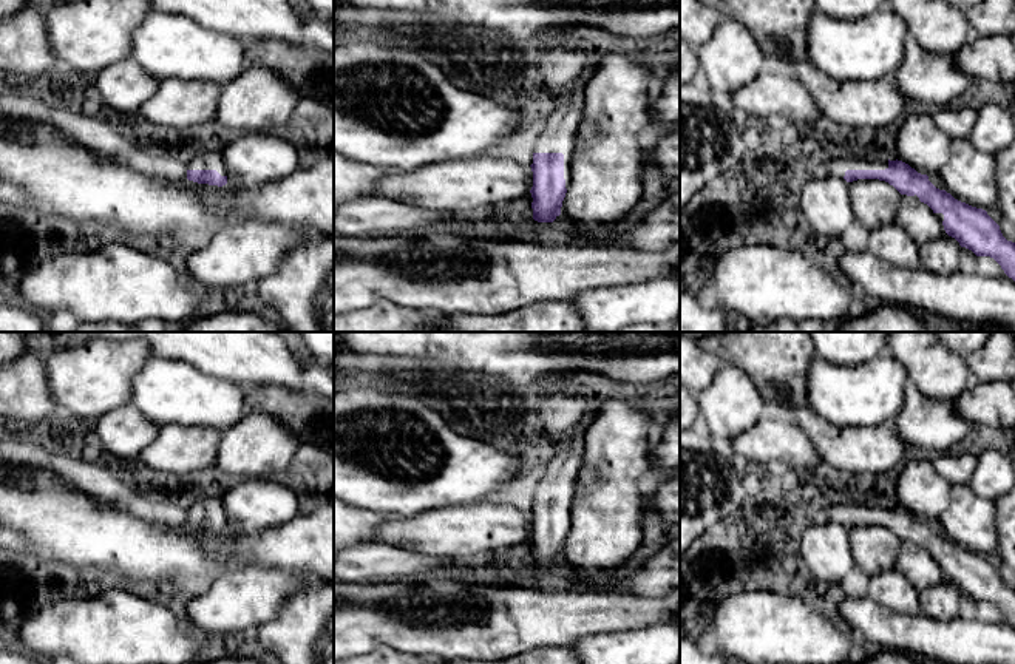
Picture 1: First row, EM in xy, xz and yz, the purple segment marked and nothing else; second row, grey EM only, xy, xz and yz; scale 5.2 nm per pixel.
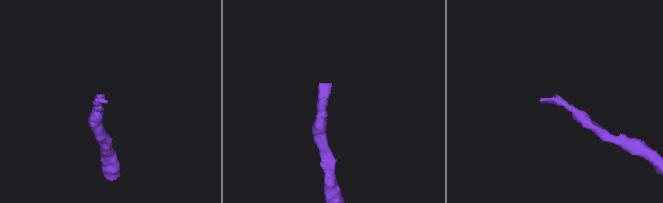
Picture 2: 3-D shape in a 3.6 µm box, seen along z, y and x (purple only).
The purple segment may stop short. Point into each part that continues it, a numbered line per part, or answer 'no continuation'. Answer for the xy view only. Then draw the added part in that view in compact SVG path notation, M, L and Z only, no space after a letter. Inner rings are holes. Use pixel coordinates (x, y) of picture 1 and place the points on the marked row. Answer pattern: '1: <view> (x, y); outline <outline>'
1: xy (207, 158); outline M205 145L193 150L187 156L187 170L216 170L221 176L227 176L218 145Z

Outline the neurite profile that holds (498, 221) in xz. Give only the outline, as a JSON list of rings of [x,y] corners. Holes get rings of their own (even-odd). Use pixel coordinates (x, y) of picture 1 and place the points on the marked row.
[[[484,210],[484,212],[473,213],[473,216],[484,218],[484,219],[487,219],[490,222],[491,229],[485,235],[487,238],[491,238],[491,239],[507,239],[504,236],[504,233],[502,233],[502,229],[507,224],[510,224],[511,221],[505,215],[493,212],[493,210]]]

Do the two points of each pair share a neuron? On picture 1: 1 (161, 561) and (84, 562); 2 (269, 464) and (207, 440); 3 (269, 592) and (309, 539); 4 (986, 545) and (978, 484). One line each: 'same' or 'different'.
1: same
2: different
3: different
4: different

